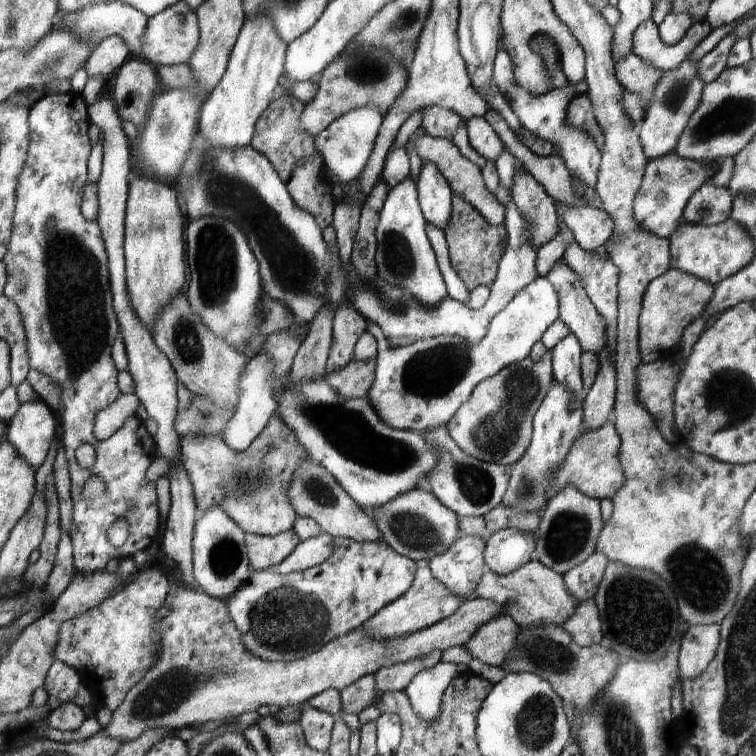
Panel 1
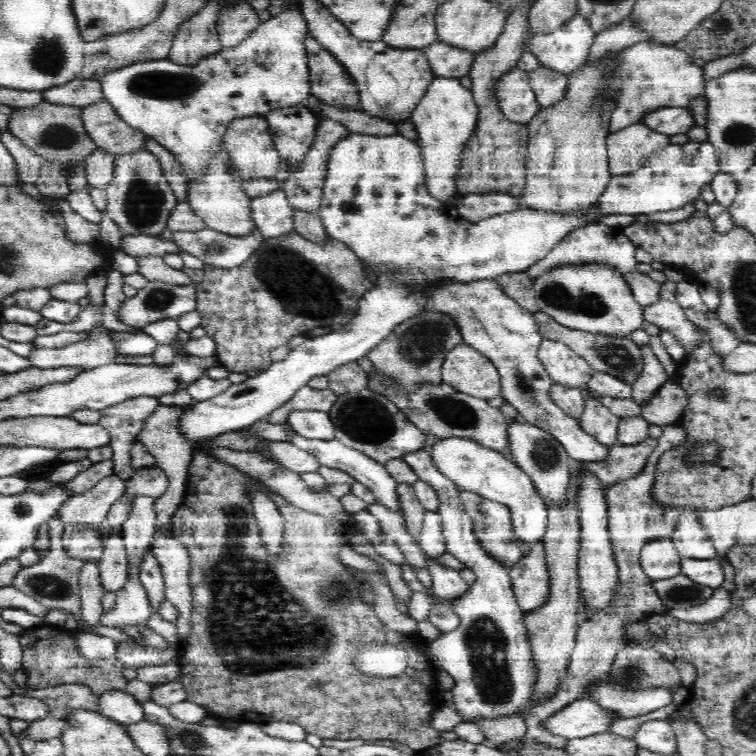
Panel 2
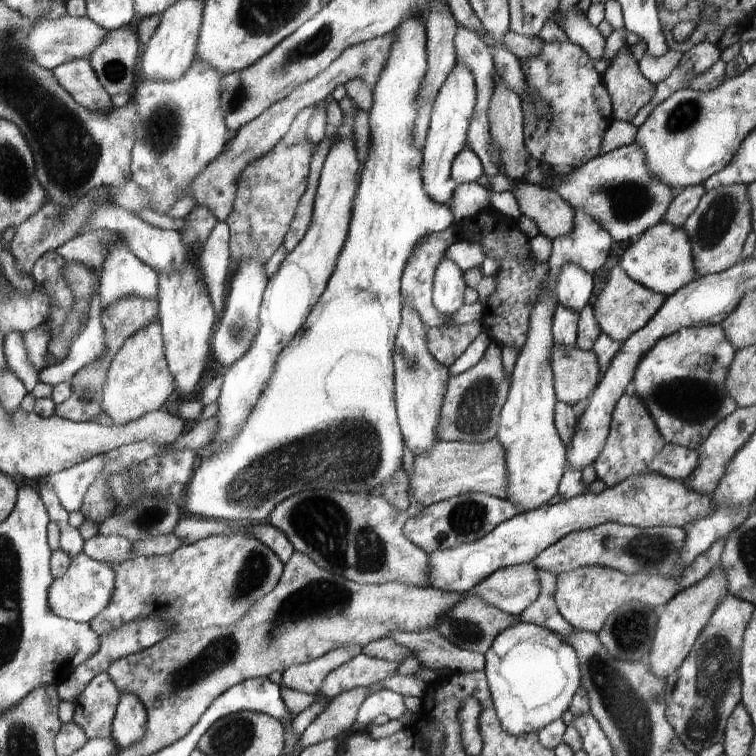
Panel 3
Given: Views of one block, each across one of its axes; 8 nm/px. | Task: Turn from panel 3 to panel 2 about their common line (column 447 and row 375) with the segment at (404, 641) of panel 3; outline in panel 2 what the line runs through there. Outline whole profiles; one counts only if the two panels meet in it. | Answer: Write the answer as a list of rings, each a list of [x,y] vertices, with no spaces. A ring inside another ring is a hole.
[[[650,345],[641,348],[643,356],[643,369],[633,384],[633,396],[631,400],[640,406],[646,406],[653,394],[671,378],[664,371],[664,366],[654,355]]]

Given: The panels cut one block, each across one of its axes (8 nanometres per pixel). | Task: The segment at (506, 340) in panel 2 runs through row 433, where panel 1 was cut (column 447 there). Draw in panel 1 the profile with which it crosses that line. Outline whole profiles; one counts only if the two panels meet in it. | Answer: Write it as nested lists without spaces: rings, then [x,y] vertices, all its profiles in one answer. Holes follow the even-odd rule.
[[[461,534],[444,554],[428,562],[438,582],[462,599],[462,604],[475,597],[482,577],[488,570],[485,562],[485,543],[480,536]]]

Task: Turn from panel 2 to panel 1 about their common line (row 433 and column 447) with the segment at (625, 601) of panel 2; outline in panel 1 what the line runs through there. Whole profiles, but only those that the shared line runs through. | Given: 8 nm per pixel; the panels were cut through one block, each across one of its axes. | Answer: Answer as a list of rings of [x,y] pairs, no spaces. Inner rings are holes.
[[[440,660],[432,668],[418,672],[404,690],[414,712],[426,722],[438,720],[448,683],[468,670],[468,663],[454,664]]]

